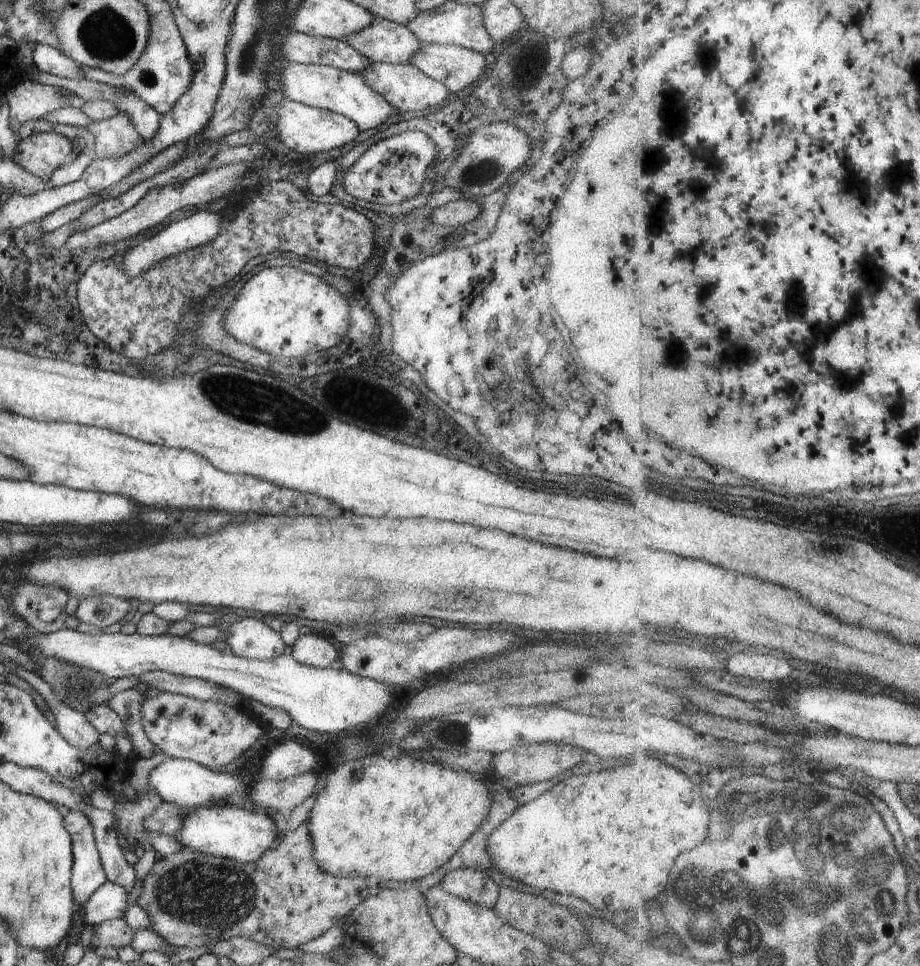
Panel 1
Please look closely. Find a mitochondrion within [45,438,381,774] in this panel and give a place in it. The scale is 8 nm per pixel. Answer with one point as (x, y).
(80, 687)

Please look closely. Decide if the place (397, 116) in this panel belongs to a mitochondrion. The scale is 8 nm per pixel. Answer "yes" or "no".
no

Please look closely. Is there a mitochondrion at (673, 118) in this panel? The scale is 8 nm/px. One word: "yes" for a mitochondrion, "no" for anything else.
no

